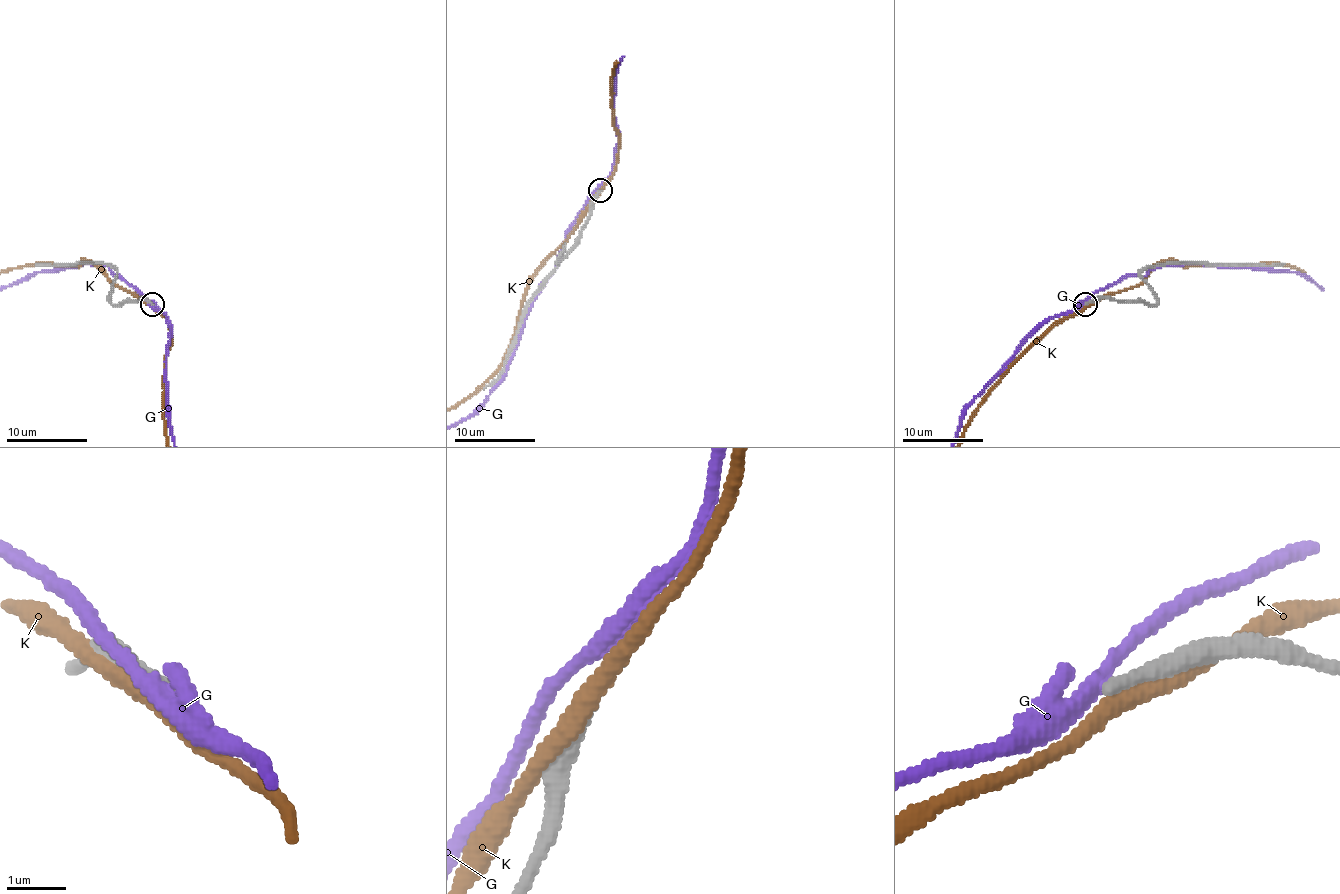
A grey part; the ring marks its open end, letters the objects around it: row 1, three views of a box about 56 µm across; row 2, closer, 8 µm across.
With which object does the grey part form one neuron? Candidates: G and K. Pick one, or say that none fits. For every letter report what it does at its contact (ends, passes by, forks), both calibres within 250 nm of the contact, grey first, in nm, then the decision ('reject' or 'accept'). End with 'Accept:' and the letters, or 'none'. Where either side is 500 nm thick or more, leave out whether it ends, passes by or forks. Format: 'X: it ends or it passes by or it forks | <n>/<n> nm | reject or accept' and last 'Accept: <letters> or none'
G: it forks | 260/240 nm | reject
K: it passes by | 320/320 nm | reject
Accept: none

